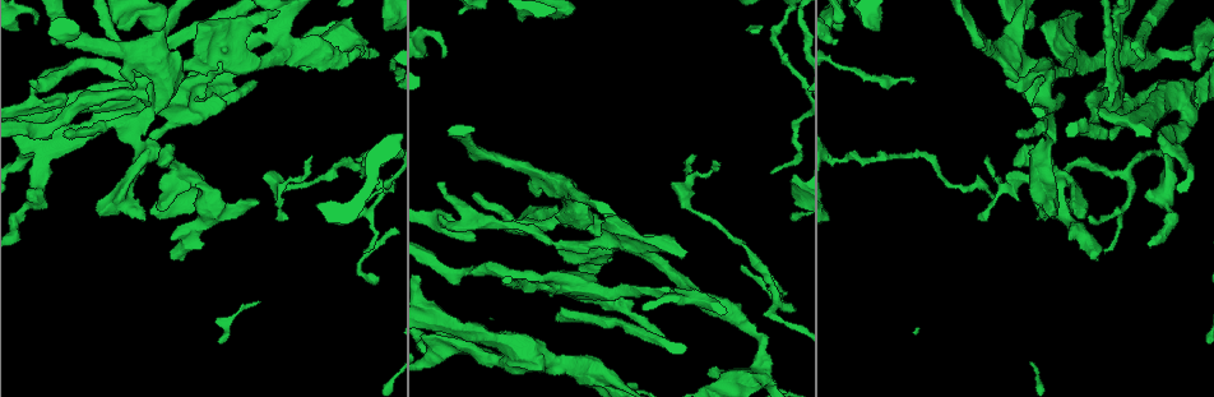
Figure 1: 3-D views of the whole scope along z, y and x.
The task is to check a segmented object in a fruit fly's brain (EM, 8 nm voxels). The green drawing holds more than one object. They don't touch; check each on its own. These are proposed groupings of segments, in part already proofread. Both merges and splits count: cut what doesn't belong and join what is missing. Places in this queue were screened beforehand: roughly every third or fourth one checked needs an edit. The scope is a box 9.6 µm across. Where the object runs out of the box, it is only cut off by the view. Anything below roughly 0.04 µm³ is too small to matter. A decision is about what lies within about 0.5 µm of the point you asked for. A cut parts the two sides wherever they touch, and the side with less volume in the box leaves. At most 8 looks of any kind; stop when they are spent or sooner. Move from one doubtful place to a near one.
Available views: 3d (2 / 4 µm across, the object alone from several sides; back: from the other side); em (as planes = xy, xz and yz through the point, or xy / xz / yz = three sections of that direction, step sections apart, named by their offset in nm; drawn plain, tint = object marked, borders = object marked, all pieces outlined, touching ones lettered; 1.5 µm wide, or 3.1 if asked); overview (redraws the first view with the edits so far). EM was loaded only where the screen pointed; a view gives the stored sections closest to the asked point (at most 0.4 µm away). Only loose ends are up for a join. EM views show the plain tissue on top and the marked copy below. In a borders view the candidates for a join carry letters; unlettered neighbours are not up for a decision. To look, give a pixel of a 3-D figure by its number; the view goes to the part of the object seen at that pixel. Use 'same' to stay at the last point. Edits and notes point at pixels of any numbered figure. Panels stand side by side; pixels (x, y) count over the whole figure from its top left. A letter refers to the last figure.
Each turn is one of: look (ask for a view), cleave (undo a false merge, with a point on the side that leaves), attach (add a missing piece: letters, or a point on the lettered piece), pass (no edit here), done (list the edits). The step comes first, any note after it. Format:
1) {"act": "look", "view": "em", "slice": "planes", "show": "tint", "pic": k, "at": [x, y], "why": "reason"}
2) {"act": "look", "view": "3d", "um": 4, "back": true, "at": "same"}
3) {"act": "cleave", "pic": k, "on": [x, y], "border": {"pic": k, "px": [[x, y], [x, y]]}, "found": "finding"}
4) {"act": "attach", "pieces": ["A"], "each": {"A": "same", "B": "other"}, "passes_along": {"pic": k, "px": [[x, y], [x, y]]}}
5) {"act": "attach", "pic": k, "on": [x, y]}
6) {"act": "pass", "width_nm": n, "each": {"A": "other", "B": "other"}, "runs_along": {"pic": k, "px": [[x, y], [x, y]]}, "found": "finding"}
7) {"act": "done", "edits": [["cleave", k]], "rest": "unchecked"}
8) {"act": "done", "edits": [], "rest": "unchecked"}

{"act": "look", "view": "em", "slice": "planes", "show": "borders", "pic": 1, "at": [1196, 69], "why": "an open end"}

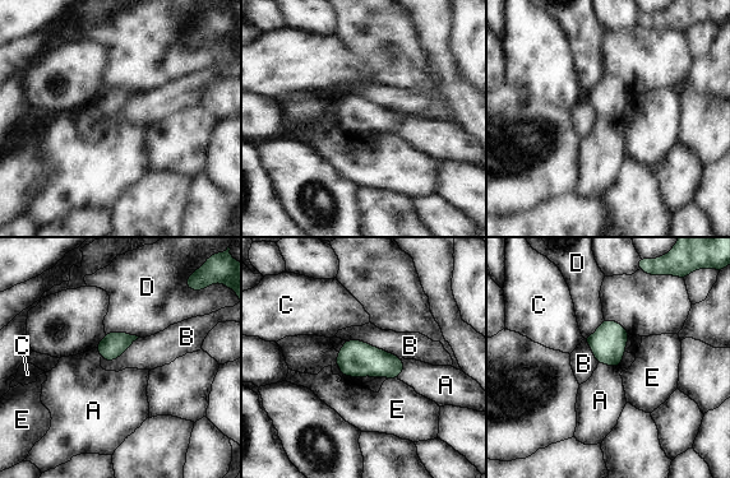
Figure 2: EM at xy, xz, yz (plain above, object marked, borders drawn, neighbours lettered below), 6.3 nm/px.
{"act": "pass", "longest_contact_nm": ["B", 380], "each": {"A": "other", "B": "other", "C": "other", "D": "other", "E": "other"}, "border": {"pic": 2, "px": [[599, 362], [606, 366], [620, 367]]}, "found": "none of them fits"}

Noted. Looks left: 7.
{"act": "look", "view": "3d", "um": 4, "pic": 1, "at": [1104, 251], "why": "free end"}

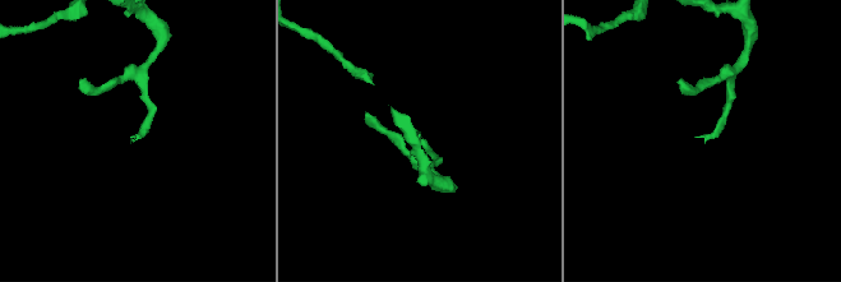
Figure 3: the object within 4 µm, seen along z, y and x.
{"act": "look", "view": "em", "slice": "planes", "show": "tint", "pic": 3, "at": [699, 135], "why": "shape alone is not enough"}

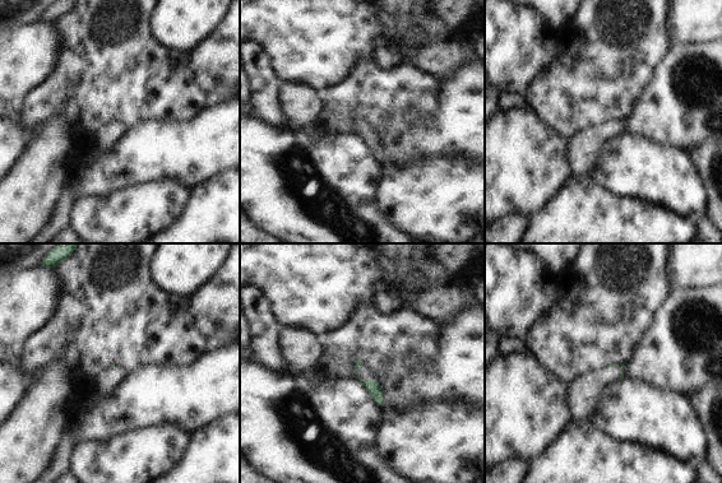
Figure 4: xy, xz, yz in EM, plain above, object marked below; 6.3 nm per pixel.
{"act": "look", "view": "em", "slice": "planes", "show": "borders", "at": "same", "why": "see the neighbours"}

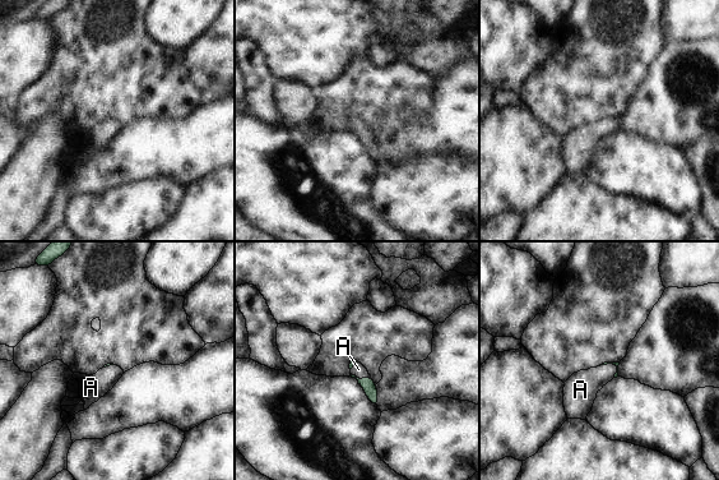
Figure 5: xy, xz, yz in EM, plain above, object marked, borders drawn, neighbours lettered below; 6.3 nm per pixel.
{"act": "attach", "pieces": ["A"], "longest_contact_nm": ["A", 130], "each": {"A": "same"}, "passes_along": {"pic": 5, "px": [[369, 386], [362, 378], [358, 369]]}, "found": "the neuron continues"}

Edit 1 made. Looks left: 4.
{"act": "look", "view": "3d", "um": 2, "pic": 1, "at": [555, 317], "why": "branch stops here"}

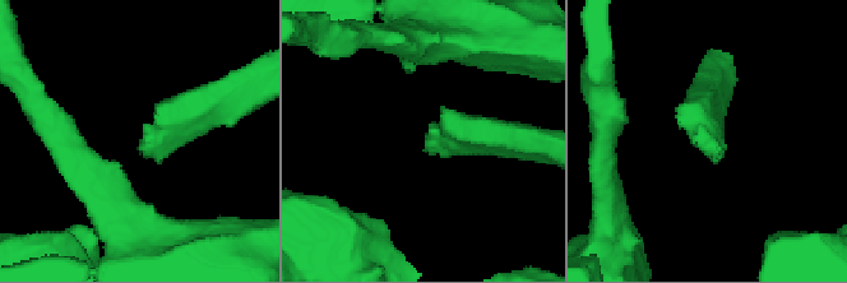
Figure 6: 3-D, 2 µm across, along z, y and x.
{"act": "look", "view": "em", "slice": "yz", "step": 8, "show": "tint", "pic": 6, "at": [140, 154]}

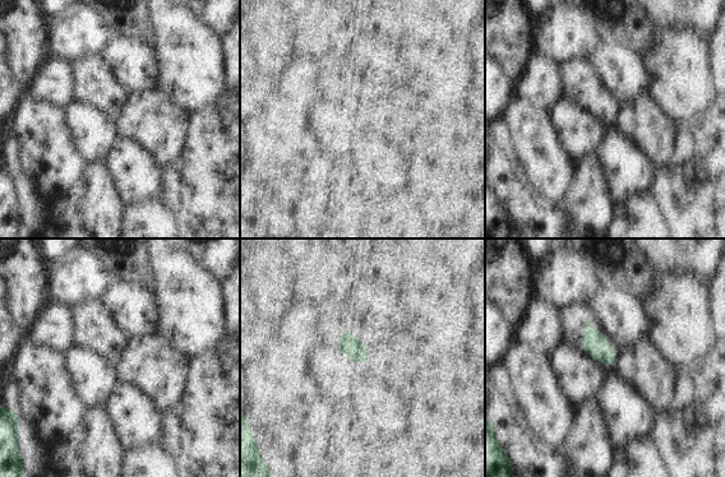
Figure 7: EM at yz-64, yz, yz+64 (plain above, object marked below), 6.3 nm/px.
{"act": "look", "view": "em", "slice": "planes", "show": "borders", "at": "same", "why": "cut it another way"}

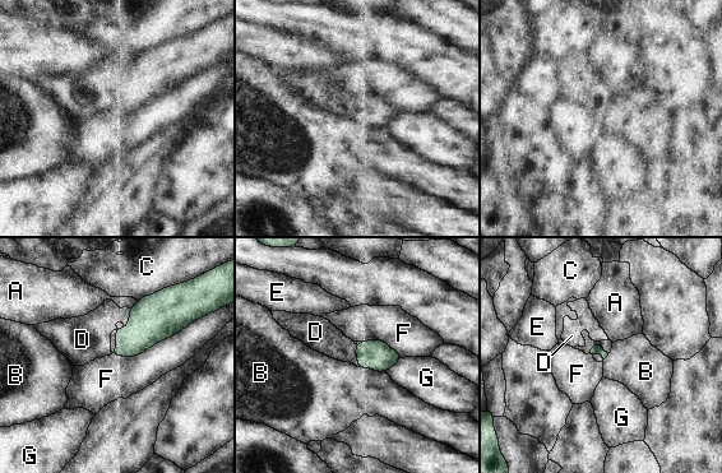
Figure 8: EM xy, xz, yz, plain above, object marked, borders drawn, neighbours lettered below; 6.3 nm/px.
{"act": "attach", "pieces": ["D"], "each": {"A": "other", "B": "other", "C": "other", "D": "same", "E": "other", "F": "other", "G": "other"}, "found": "the neuron continues"}

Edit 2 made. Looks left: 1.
{"act": "done", "edits": [["attach", 5], ["attach", 8]], "rest": "unchecked"}

